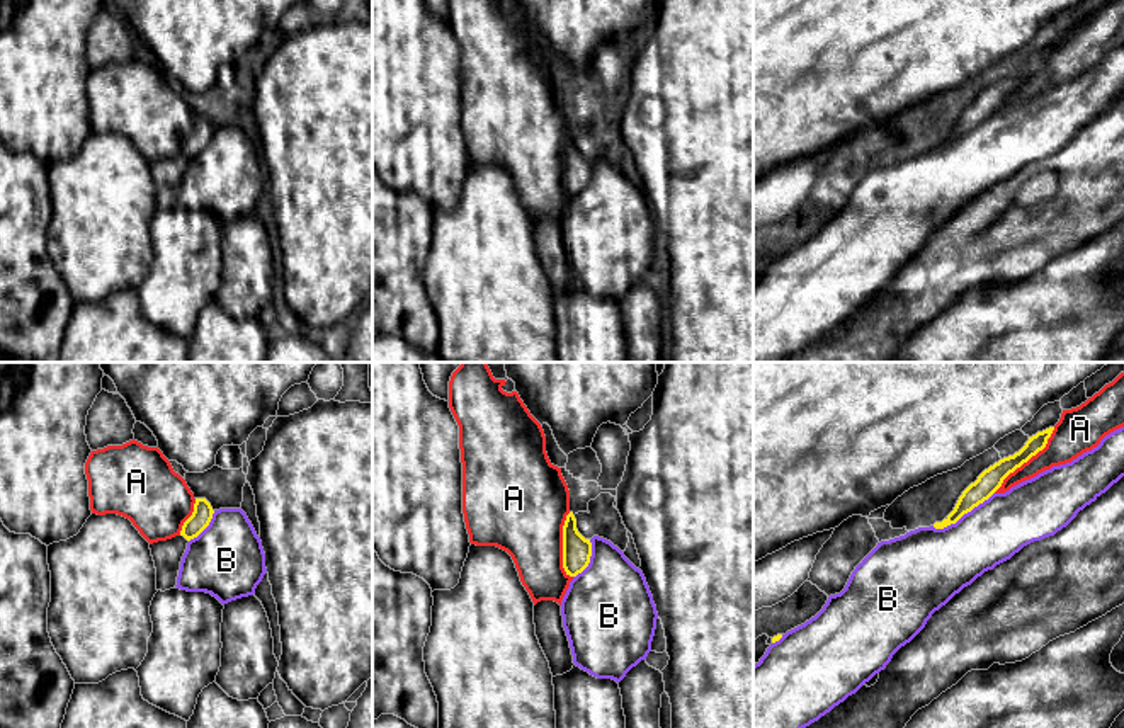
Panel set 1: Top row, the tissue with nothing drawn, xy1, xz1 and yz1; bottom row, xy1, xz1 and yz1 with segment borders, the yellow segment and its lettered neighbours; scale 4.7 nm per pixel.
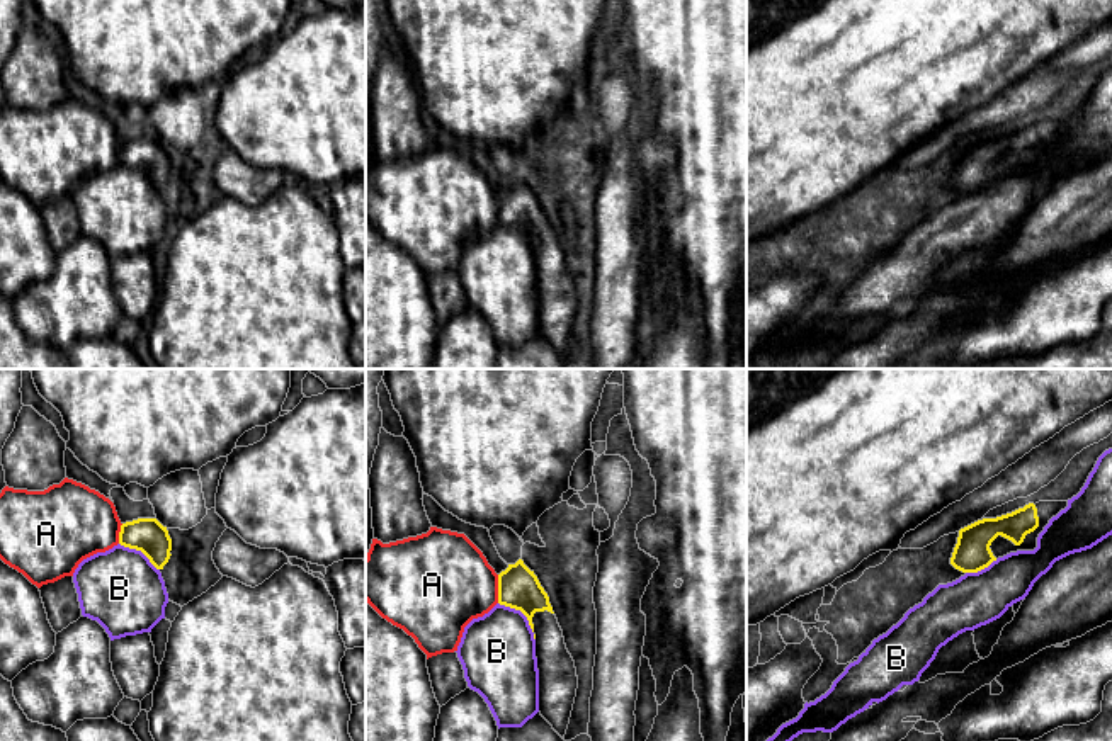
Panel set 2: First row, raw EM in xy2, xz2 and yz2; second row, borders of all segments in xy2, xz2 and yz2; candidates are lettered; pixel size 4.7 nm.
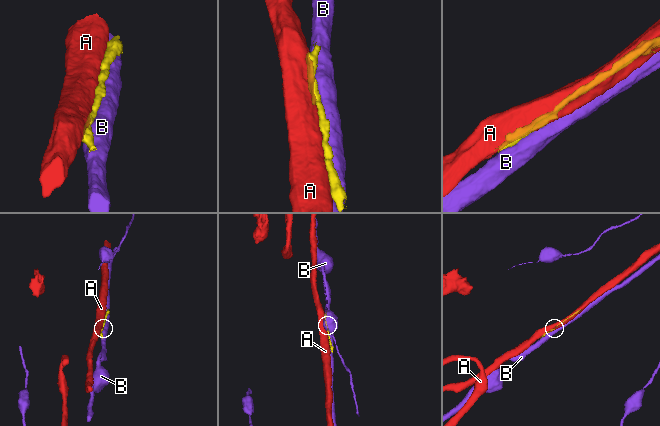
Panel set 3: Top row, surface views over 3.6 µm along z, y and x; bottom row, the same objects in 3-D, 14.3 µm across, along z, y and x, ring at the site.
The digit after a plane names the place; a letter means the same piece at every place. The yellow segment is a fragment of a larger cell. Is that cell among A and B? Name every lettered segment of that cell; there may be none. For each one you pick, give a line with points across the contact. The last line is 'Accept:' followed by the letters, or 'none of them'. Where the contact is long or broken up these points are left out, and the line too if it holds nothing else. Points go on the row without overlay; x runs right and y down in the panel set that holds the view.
Accept: none of them

